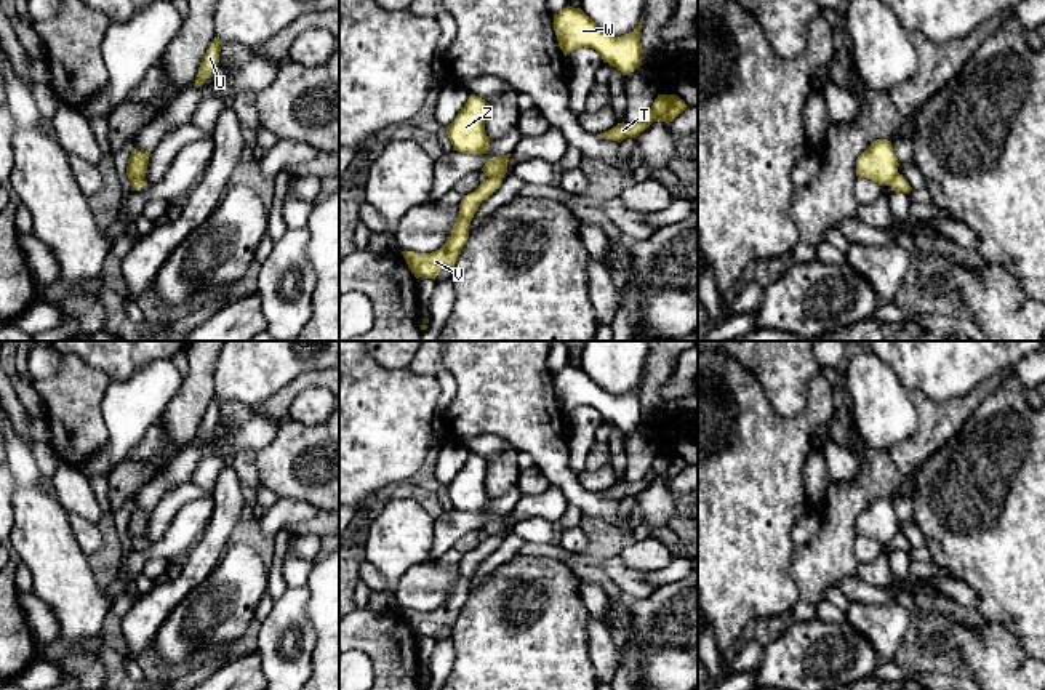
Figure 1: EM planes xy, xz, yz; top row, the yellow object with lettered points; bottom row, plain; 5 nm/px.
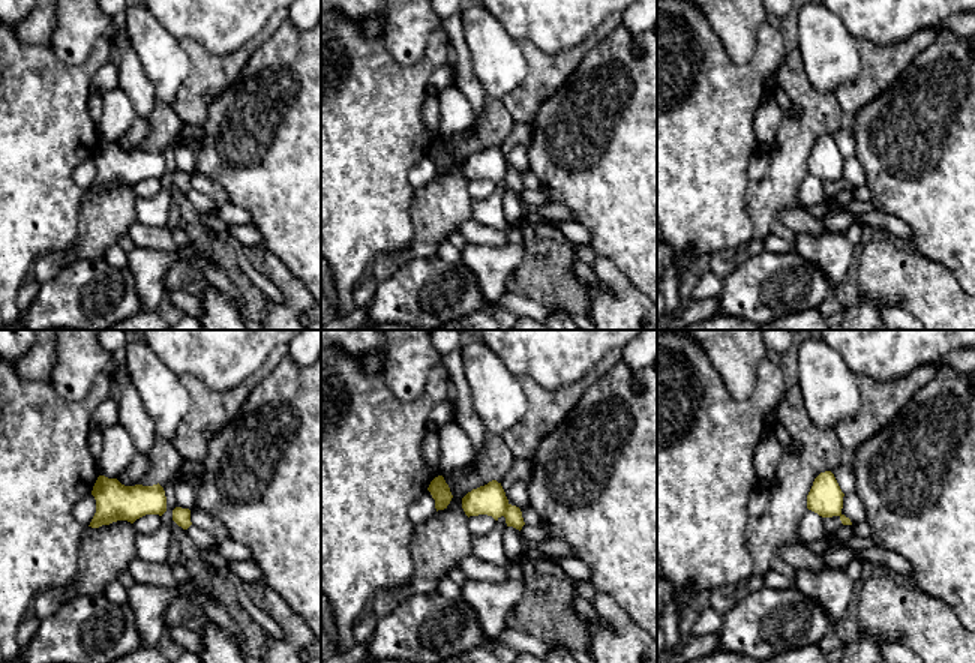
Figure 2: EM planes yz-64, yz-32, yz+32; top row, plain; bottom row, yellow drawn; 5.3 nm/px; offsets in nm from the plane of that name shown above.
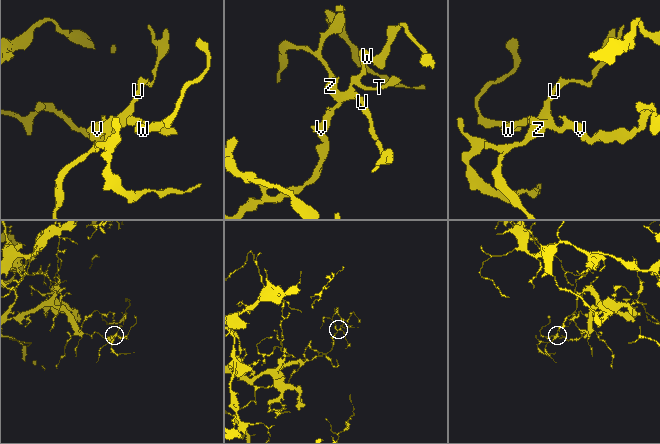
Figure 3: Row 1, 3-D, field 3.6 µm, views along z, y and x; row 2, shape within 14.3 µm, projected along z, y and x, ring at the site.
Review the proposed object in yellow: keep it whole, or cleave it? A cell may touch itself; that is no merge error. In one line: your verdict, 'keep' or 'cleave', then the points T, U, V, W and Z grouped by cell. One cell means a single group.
cleave | T U W Z / V

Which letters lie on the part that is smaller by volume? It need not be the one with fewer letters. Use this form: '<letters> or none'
T, U, W, Z

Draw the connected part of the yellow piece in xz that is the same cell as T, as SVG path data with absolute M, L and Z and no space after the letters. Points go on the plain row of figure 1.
M658 453L650 471L639 482L618 482L611 488L600 491L597 495L613 498L621 501L626 496L637 496L645 490L653 480L661 479L667 483L679 475L688 464L683 458L675 453Z

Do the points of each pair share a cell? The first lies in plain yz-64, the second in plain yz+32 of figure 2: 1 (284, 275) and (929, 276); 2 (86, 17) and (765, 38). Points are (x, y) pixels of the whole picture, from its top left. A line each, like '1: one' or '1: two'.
1: one
2: two

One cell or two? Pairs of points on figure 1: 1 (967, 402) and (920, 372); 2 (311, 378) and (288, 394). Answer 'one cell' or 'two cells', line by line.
1: two cells
2: one cell

